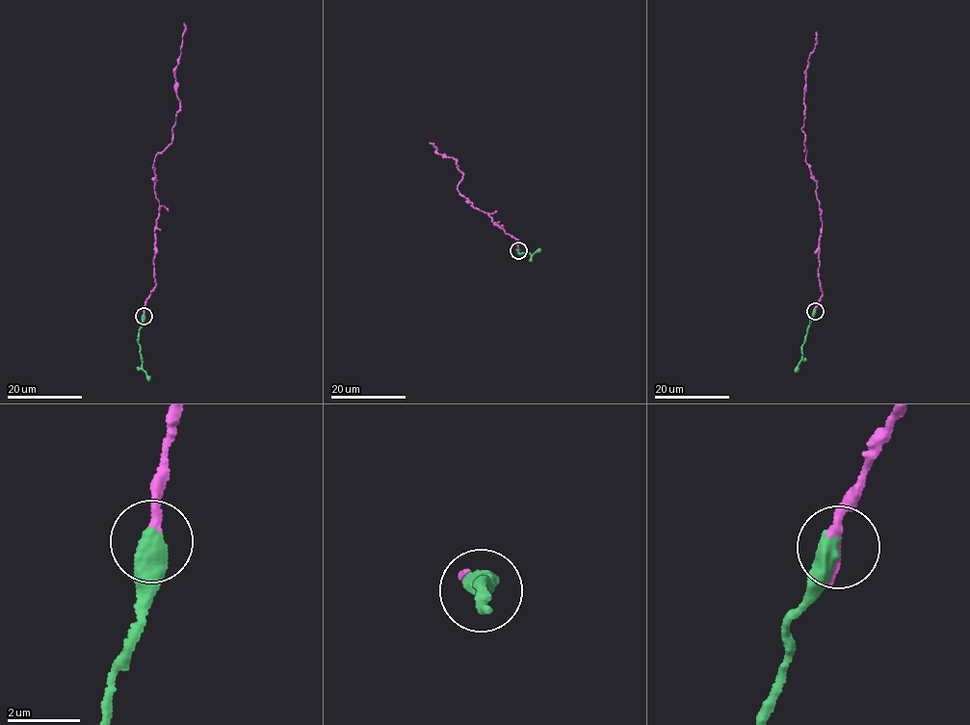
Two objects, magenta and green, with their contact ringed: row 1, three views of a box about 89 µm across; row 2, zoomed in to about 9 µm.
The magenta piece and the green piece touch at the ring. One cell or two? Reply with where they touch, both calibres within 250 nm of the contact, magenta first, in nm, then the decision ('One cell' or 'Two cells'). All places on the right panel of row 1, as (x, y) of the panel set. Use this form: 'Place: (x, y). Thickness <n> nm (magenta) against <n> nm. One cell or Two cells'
Place: (815, 311). Thickness 280 nm (magenta) against 600 nm. Two cells

